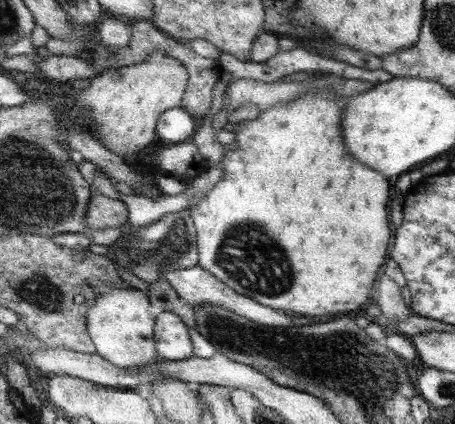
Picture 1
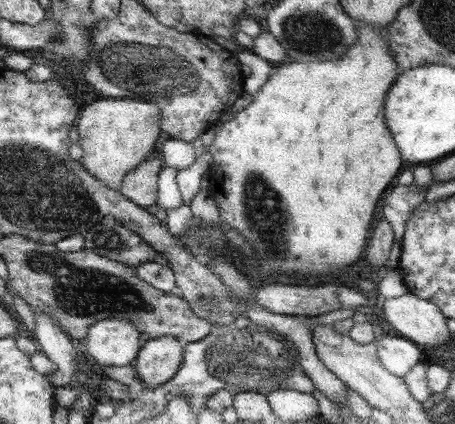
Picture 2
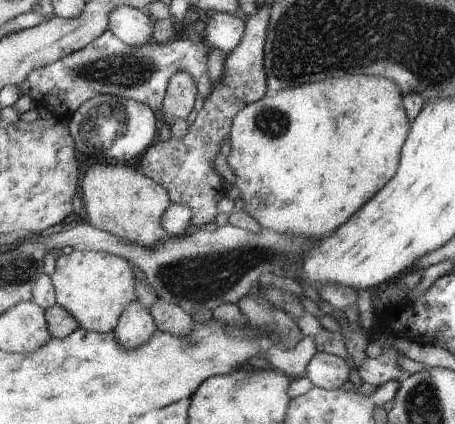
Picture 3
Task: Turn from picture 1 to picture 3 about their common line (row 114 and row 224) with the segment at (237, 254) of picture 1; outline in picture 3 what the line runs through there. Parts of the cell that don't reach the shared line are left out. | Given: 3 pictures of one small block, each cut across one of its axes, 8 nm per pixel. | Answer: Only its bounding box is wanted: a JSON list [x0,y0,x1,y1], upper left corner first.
[227,76,411,240]

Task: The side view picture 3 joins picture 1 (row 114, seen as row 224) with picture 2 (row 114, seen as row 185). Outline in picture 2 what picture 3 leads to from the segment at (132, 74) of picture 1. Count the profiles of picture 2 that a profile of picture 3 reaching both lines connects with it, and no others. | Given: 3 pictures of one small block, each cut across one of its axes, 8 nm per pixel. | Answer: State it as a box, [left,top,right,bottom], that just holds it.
[77,98,161,190]

